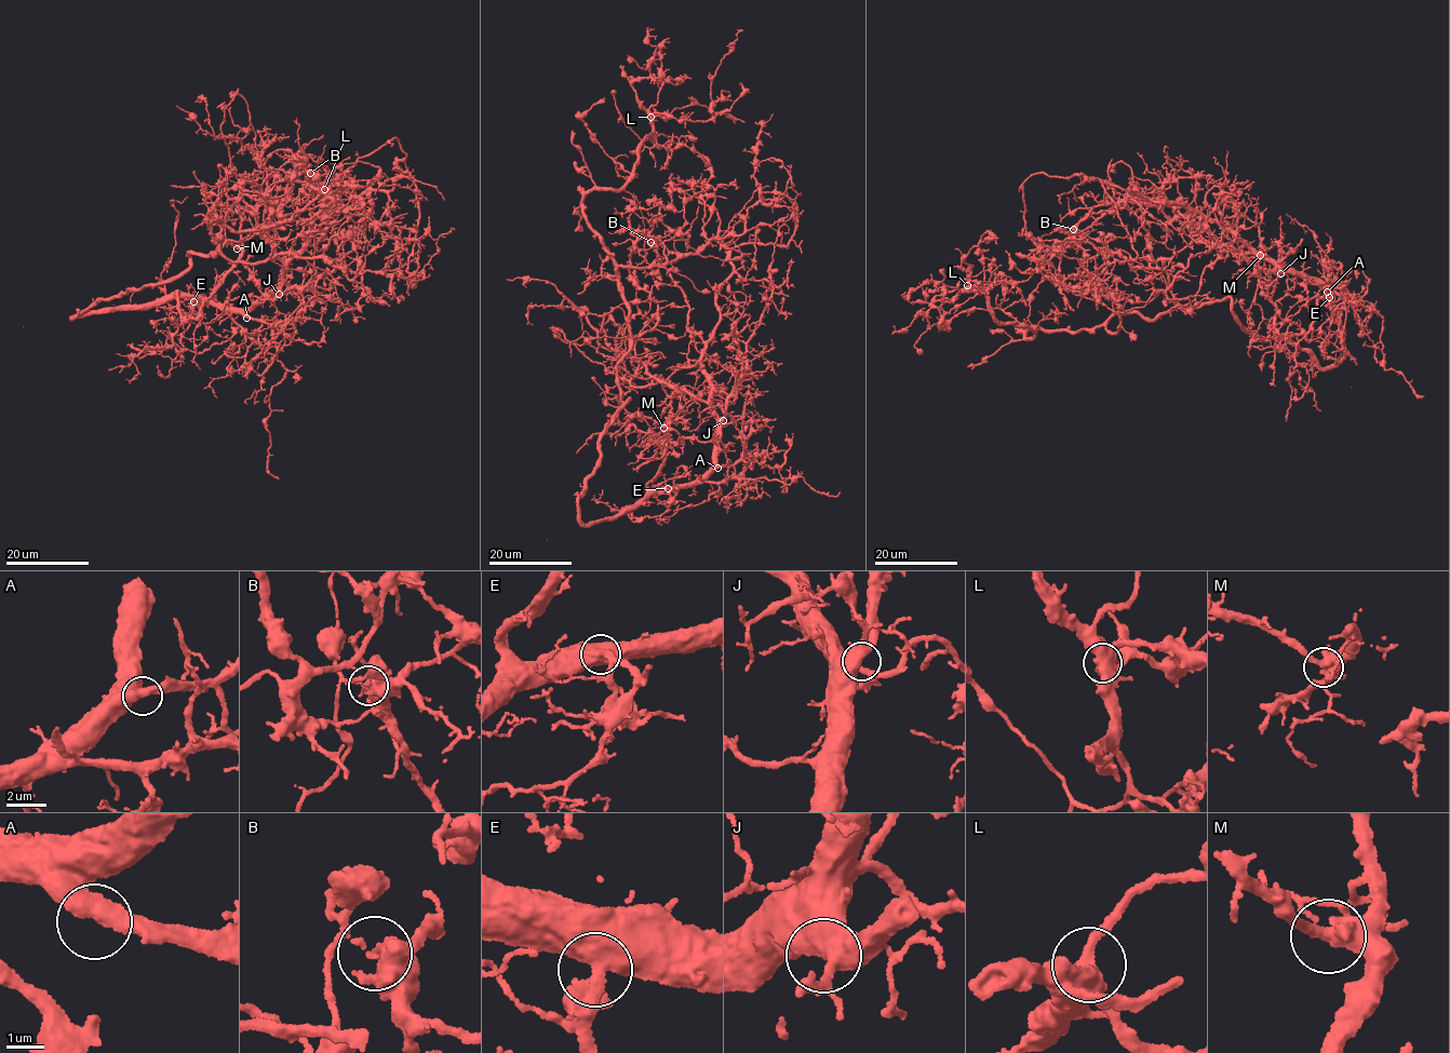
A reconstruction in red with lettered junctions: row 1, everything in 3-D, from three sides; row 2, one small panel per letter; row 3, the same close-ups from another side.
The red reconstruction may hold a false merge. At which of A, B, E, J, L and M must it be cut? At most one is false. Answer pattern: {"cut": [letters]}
{"cut": ["B"]}

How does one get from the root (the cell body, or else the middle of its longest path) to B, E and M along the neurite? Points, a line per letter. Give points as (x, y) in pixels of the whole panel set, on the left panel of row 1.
B: (232, 205), (255, 214), (268, 185), (262, 165), (274, 150), (305, 161), (310, 173)
E: (232, 205), (247, 210), (272, 242), (283, 266), (279, 281), (249, 307), (231, 310), (214, 302), (193, 301)
M: (232, 205), (272, 242), (279, 281), (242, 308), (177, 292), (182, 321), (200, 315), (237, 248)

